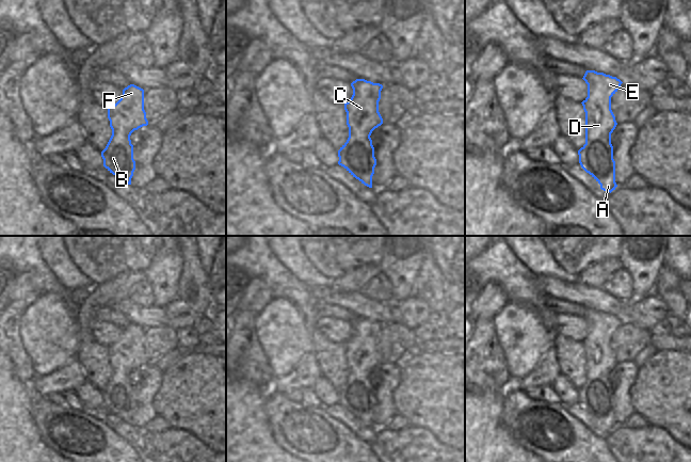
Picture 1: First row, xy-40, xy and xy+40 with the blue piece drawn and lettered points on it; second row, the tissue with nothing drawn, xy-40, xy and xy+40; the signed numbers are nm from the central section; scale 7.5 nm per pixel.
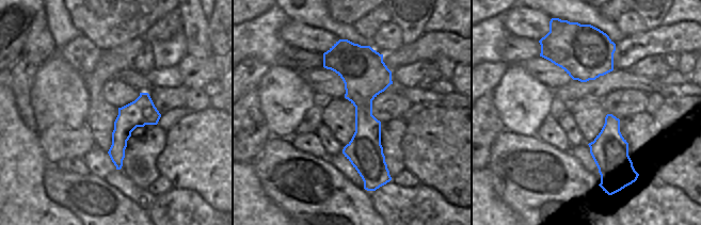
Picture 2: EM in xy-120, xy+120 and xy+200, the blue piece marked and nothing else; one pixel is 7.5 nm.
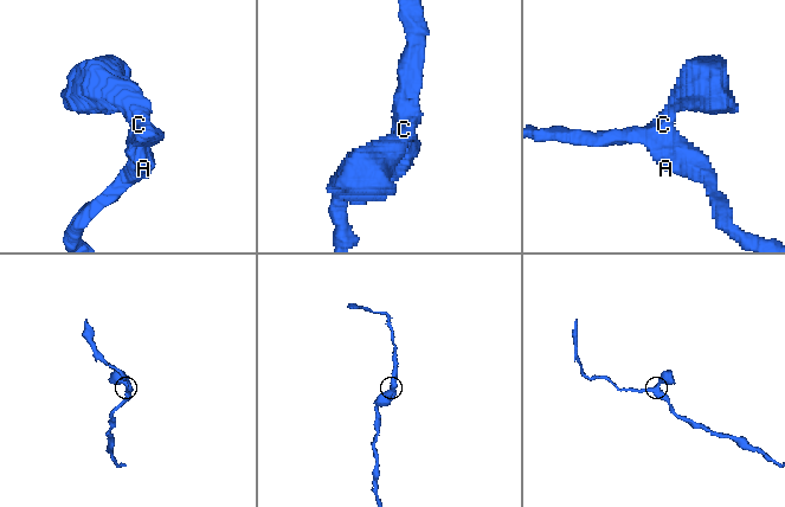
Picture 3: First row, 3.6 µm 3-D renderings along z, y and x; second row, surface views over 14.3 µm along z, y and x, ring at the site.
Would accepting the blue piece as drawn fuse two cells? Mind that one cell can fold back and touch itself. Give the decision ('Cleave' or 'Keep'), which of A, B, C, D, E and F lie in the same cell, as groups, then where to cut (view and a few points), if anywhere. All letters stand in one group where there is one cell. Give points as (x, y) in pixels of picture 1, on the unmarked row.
Keep. Groups: A B C D E F. No split.

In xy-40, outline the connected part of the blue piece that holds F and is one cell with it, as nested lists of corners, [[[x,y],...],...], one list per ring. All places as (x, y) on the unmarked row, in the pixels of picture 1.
[[[134,323],[125,326],[120,338],[108,346],[108,357],[112,375],[101,391],[103,405],[131,424],[135,400],[130,375],[134,369],[148,364],[144,349],[144,329]]]

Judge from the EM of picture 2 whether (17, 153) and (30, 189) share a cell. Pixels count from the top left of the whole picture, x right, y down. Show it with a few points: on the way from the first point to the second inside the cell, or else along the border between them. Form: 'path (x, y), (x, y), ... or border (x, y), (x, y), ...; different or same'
path (18, 161), (18, 177), (21, 180); same

